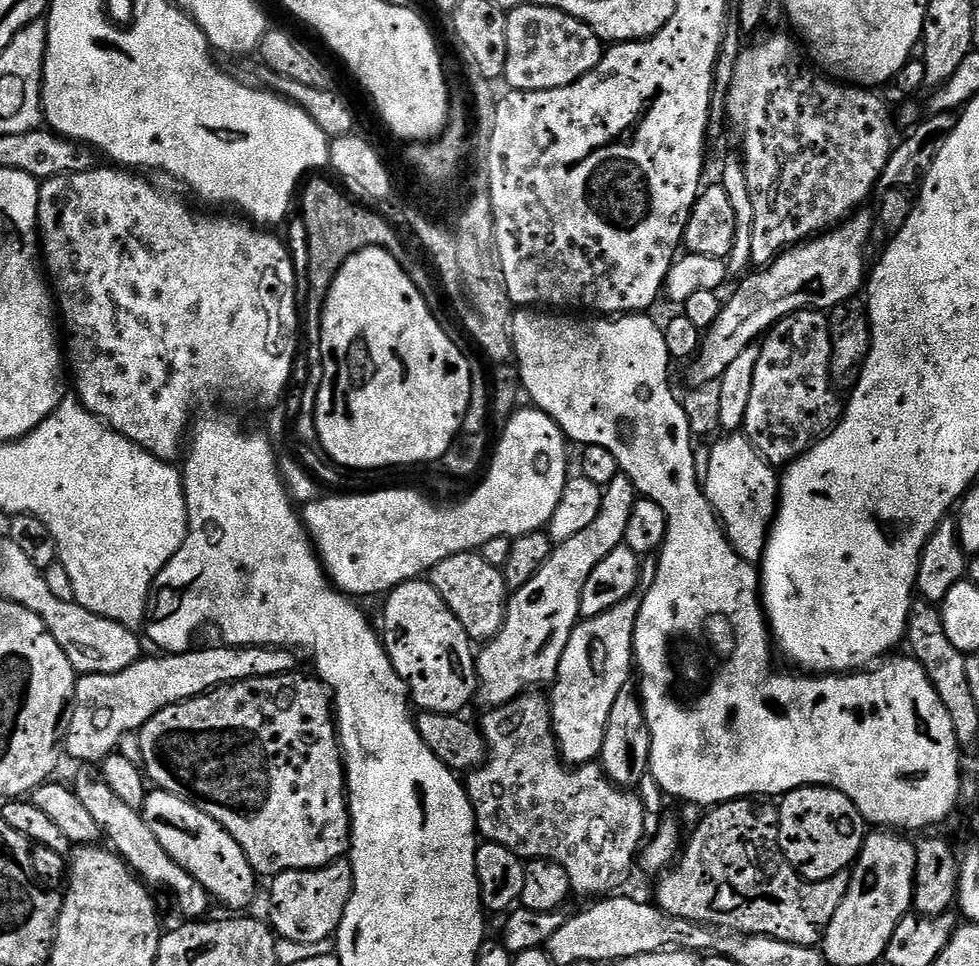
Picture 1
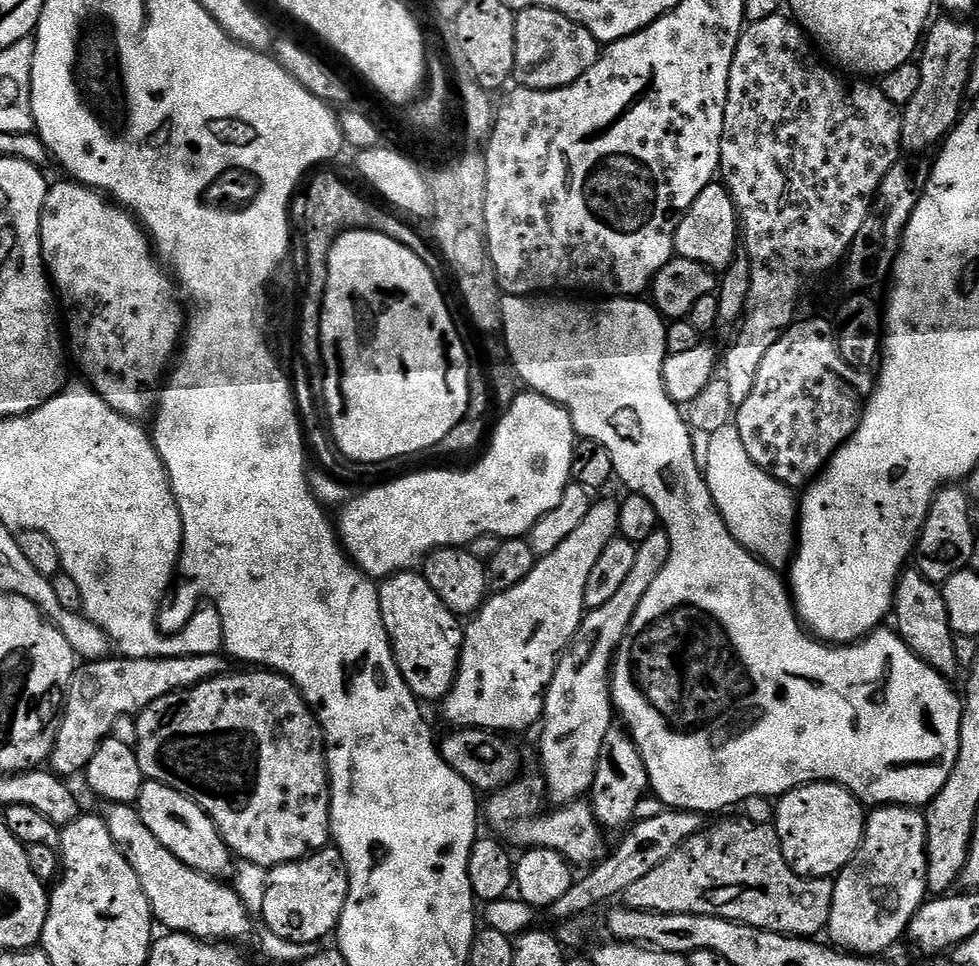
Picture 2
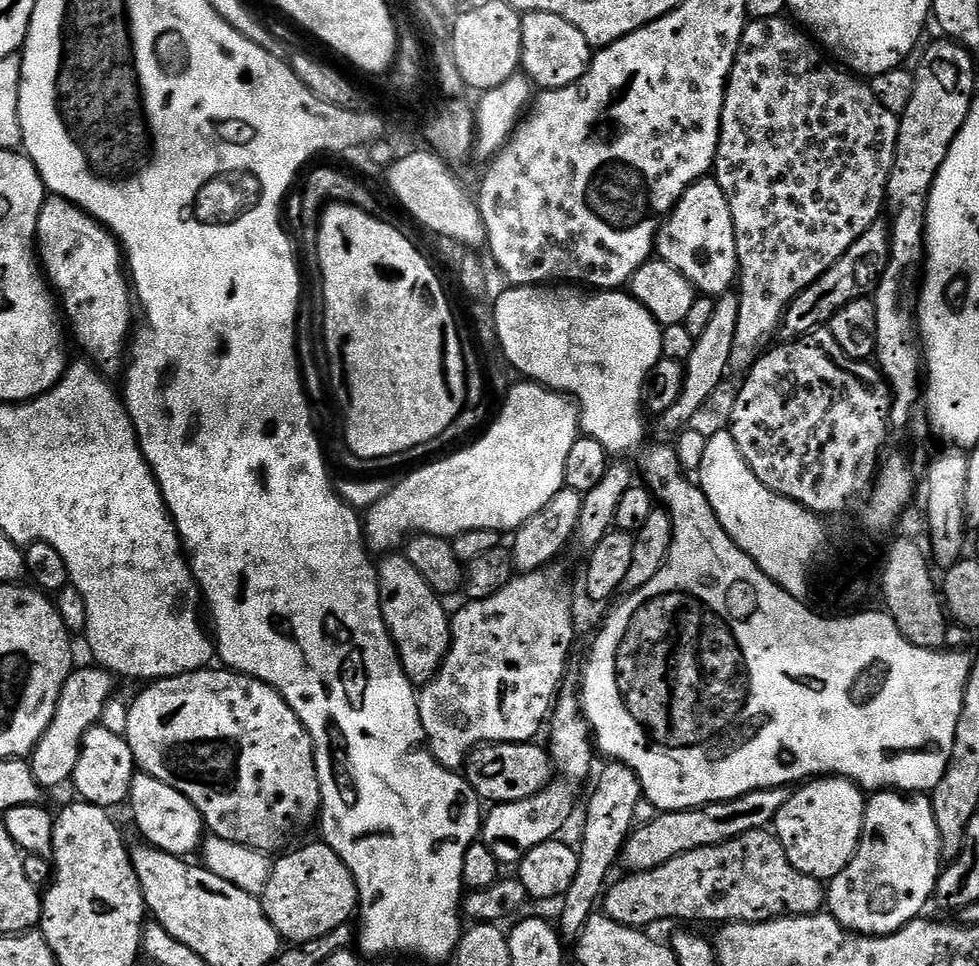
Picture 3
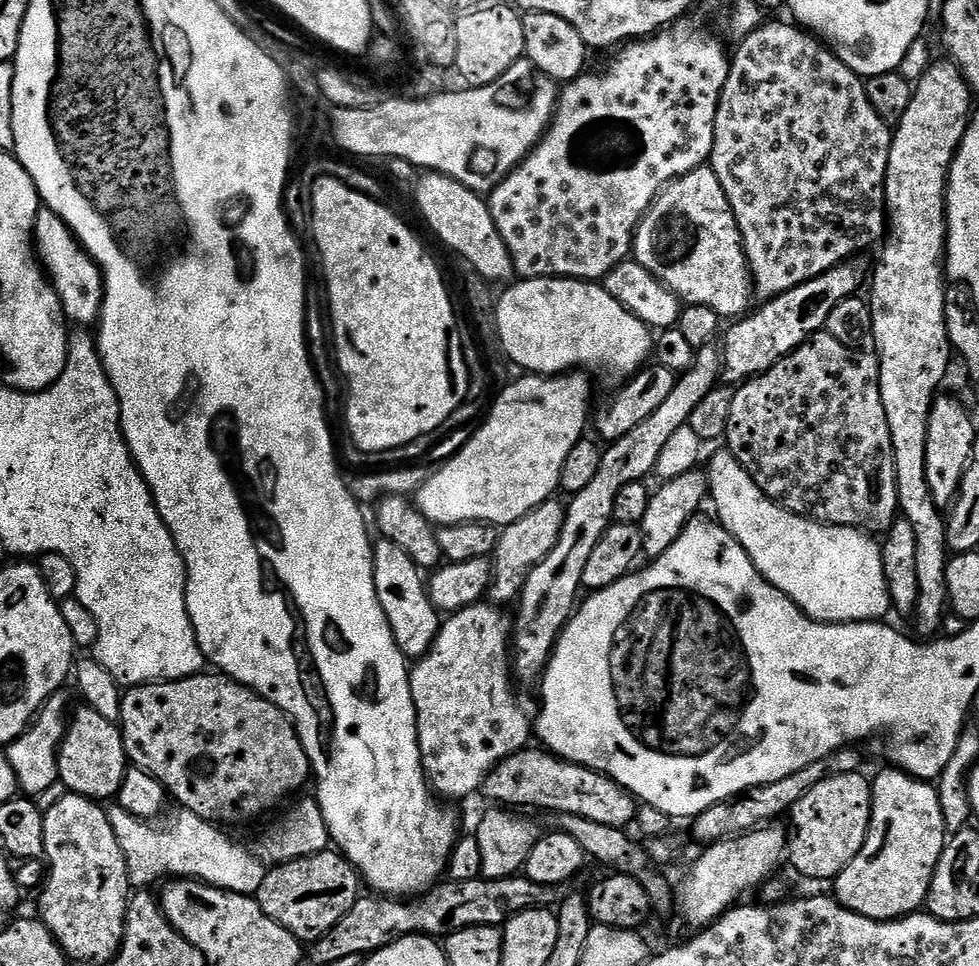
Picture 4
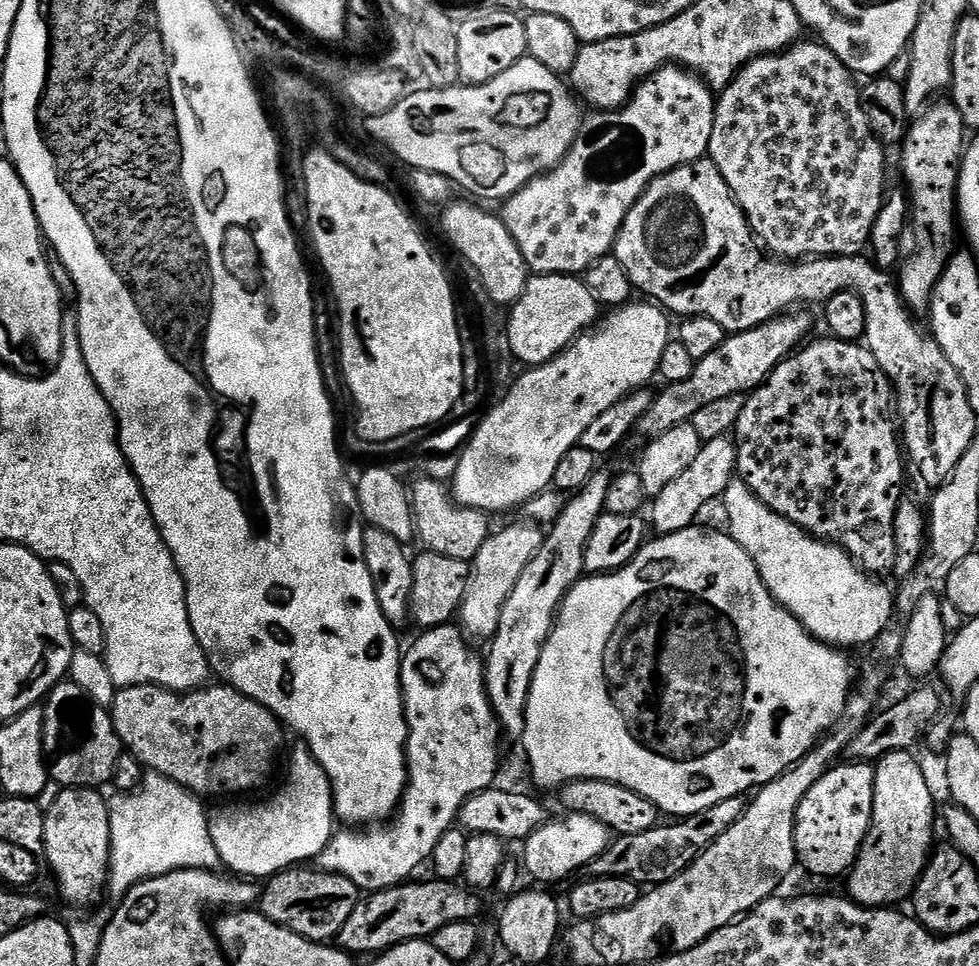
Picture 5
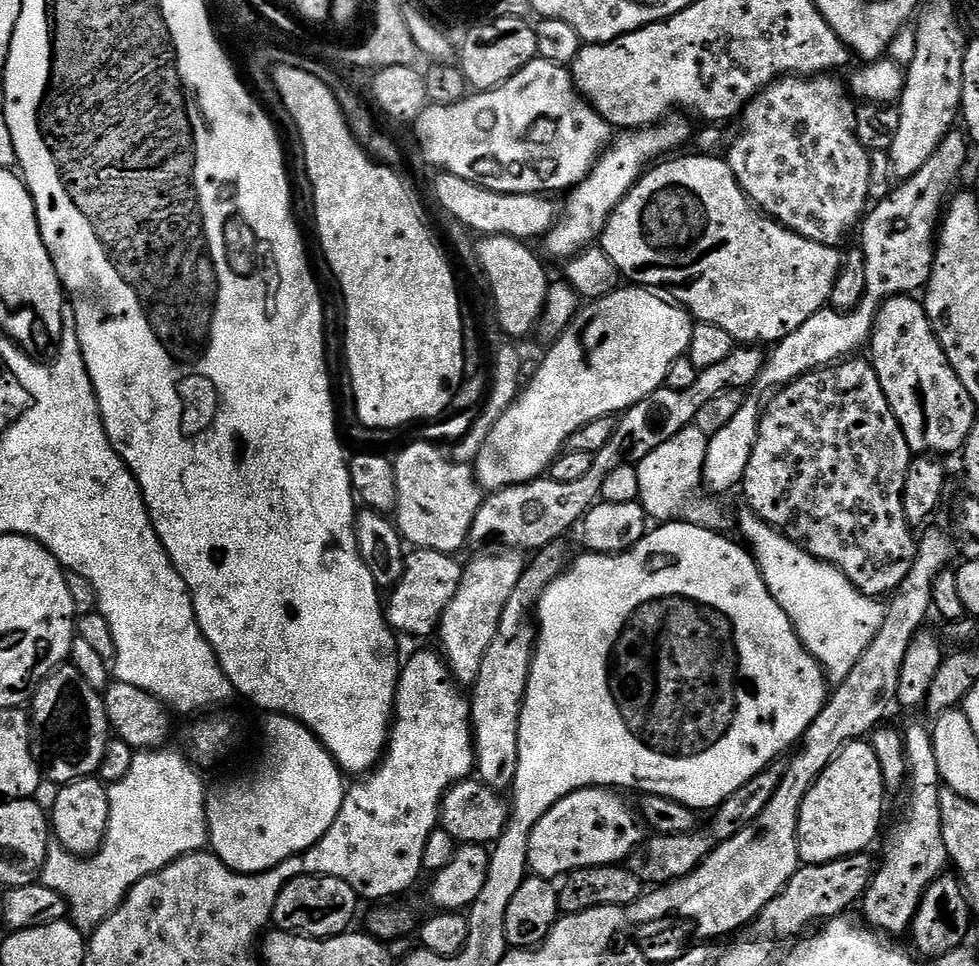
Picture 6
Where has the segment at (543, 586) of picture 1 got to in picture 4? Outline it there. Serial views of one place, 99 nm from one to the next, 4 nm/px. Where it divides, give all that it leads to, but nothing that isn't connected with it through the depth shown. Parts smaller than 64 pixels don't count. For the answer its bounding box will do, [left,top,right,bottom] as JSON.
[410,602,534,800]

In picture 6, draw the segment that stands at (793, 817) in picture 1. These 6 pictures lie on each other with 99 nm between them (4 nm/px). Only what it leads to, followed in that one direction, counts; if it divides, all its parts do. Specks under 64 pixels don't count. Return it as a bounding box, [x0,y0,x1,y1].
[798,740,884,865]

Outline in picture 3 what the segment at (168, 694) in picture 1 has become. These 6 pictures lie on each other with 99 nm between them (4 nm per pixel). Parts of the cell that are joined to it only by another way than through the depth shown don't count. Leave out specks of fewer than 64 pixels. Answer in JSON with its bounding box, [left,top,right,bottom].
[30,666,113,790]

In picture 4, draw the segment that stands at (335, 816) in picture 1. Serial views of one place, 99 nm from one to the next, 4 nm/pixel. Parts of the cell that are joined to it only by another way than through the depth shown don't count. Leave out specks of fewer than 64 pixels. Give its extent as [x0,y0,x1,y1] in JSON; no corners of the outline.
[118,674,312,826]

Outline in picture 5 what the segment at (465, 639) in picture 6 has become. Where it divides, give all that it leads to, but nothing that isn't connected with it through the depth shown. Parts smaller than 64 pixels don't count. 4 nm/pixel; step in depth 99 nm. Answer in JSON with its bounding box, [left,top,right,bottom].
[458,522,546,641]

